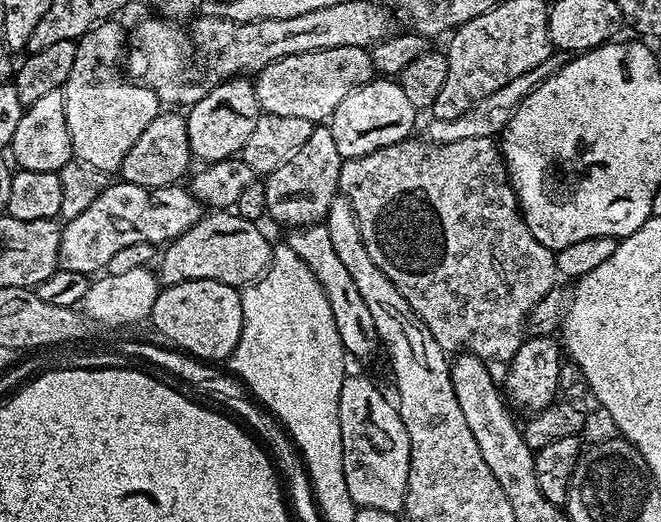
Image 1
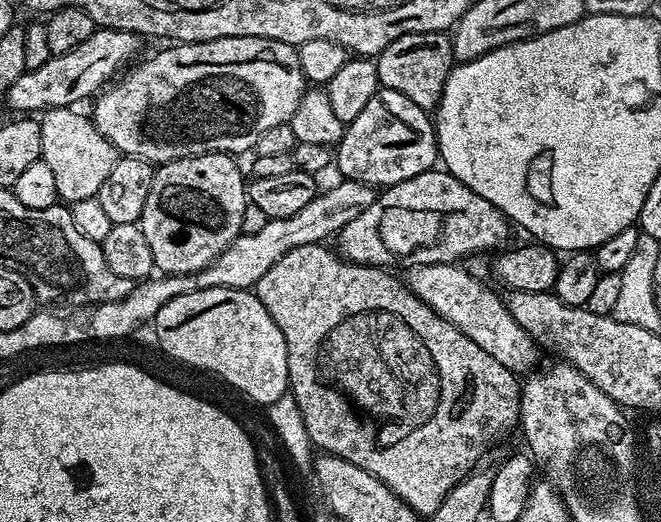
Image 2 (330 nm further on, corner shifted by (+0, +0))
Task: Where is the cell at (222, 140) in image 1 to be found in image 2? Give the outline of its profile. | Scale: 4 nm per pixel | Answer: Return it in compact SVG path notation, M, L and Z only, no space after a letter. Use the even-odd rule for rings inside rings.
M211 152L210 154L202 154L201 156L187 156L181 160L171 160L168 164L159 165L154 174L154 182L150 186L150 194L146 197L146 206L142 206L142 214L139 218L139 226L142 234L146 234L146 243L150 245L150 254L154 254L154 262L156 268L161 273L170 276L189 276L195 272L202 271L206 266L213 264L223 252L232 245L242 234L240 227L242 226L242 214L249 204L248 189L246 187L246 179L240 173L240 168L235 164L233 157L226 152Z

